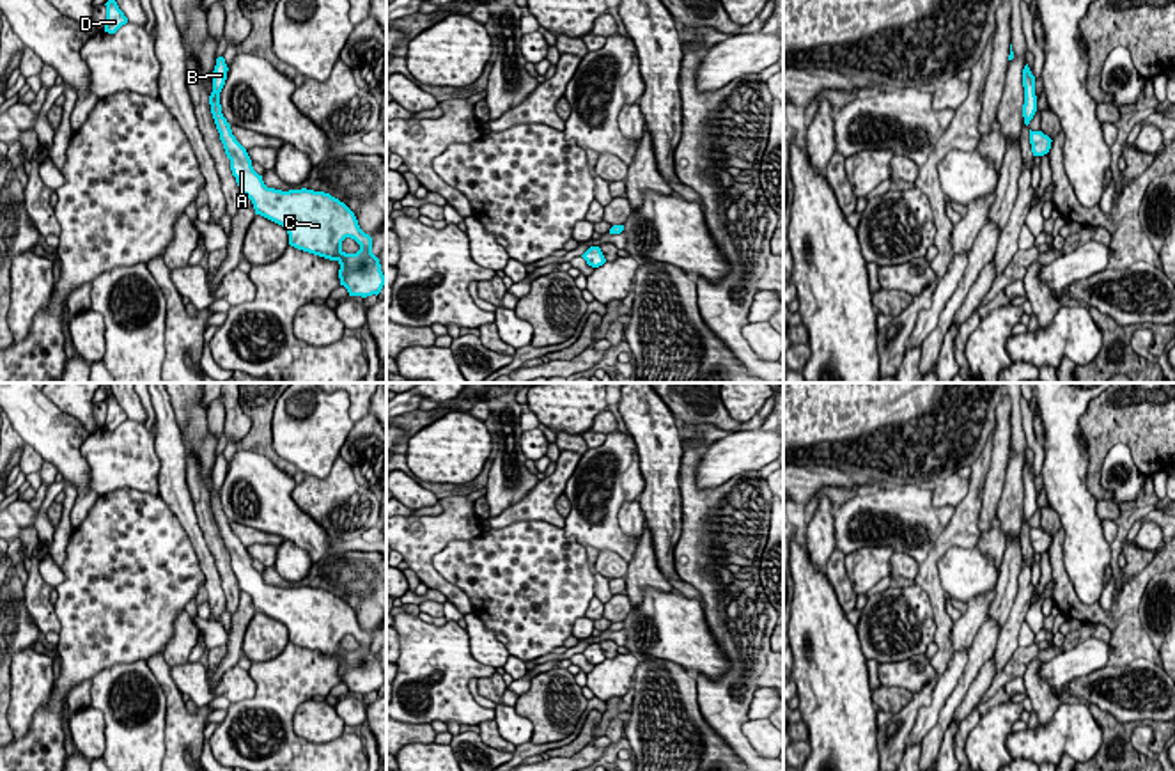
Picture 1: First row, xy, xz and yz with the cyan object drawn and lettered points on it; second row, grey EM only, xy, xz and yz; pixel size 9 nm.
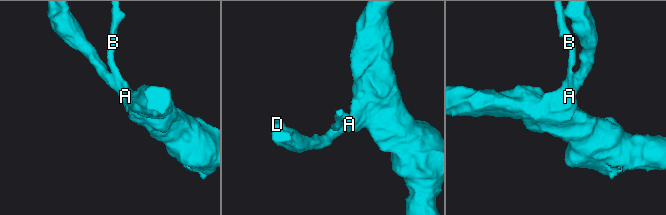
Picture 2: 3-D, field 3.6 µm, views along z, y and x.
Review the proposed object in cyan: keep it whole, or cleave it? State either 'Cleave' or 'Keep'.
Keep

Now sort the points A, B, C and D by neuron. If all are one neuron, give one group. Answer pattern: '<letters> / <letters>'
A B C D

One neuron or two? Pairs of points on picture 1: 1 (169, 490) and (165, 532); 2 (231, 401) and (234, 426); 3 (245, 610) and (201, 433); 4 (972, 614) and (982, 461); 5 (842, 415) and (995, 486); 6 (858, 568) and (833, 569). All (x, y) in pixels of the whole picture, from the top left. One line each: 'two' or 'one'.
1: two
2: one
3: two
4: one
5: two
6: two

